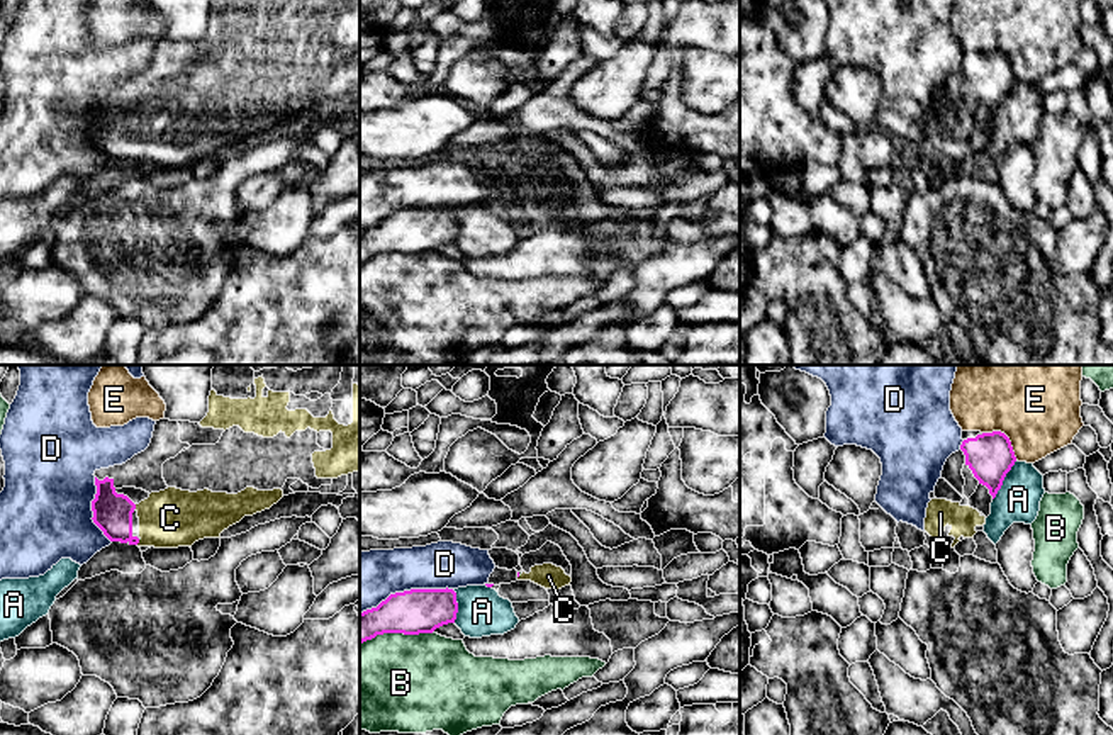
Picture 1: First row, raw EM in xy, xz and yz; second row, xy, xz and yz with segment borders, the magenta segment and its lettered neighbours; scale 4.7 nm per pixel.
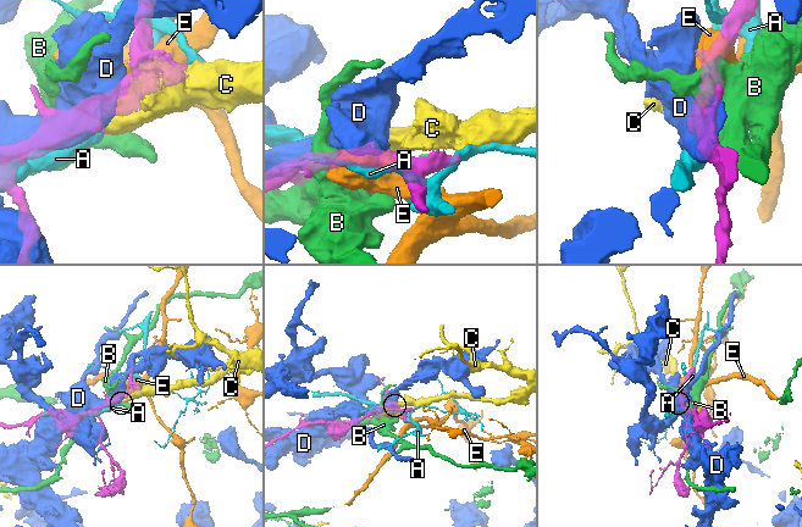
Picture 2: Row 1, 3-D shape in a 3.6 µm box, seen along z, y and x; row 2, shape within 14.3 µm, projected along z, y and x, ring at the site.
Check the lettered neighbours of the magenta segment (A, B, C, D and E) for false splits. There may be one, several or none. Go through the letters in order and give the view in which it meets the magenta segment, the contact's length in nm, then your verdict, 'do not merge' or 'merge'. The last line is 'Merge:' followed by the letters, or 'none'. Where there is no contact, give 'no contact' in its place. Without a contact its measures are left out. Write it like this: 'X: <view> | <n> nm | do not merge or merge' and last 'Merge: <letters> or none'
A: yz | 220 nm | do not merge
B: xz | 360 nm | do not merge
C: xy | 30 nm | merge
D: xz | 460 nm | do not merge
E: yz | 220 nm | do not merge
Merge: C

